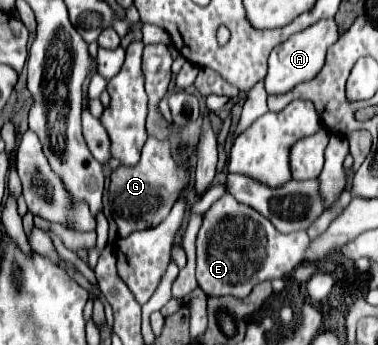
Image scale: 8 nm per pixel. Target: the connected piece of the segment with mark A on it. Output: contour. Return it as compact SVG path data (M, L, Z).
M321 20L309 28L305 28L303 32L293 34L287 42L283 42L281 46L273 48L271 56L269 56L269 72L265 76L265 90L269 96L277 96L277 94L287 94L289 90L293 90L299 82L311 80L325 64L325 54L327 48L337 42L339 34L337 34L337 24L335 20Z

